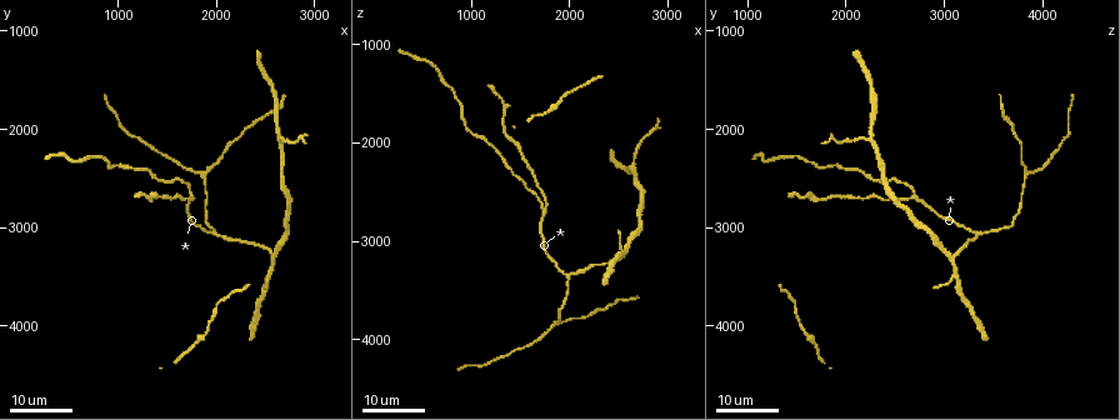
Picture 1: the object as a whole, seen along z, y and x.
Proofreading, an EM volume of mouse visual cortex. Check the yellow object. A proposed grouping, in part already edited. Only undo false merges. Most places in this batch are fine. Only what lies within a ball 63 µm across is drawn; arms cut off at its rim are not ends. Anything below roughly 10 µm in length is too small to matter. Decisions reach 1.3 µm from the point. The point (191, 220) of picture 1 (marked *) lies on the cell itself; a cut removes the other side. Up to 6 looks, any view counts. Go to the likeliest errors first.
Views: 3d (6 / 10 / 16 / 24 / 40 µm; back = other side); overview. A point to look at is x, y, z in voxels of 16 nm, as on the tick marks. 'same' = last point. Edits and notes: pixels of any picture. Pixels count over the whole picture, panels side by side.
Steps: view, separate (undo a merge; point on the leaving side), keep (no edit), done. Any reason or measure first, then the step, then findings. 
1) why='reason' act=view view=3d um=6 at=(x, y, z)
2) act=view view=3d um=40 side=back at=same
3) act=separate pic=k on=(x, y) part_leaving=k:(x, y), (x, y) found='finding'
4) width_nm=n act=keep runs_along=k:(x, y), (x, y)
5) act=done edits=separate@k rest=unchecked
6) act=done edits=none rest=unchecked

why='branch point' act=view view=3d um=16 at=(1880, 2460, 3800)

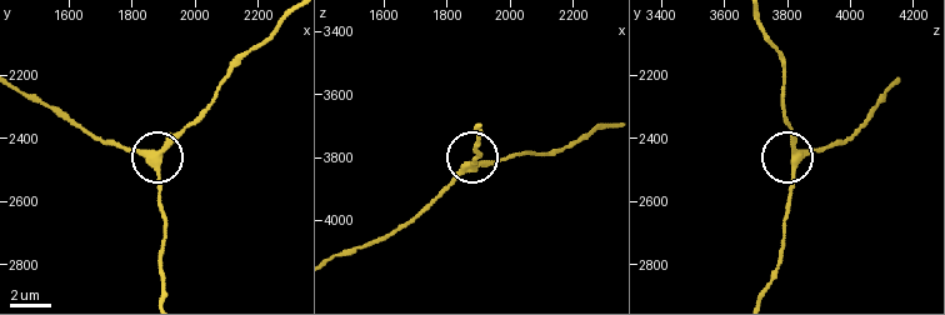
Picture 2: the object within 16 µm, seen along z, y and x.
act=view view=3d um=10 at=(1880, 2440, 3830)

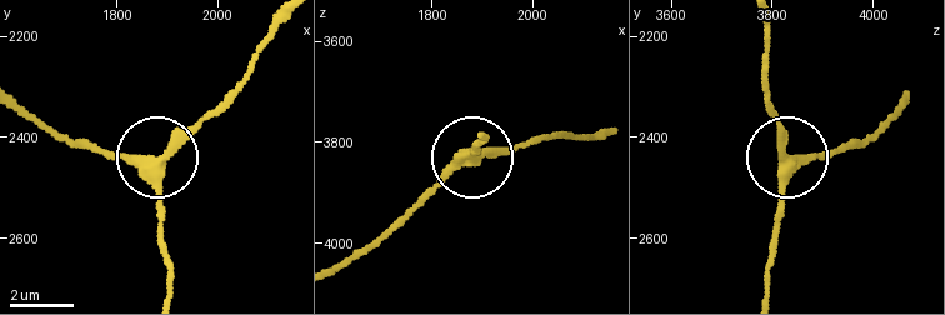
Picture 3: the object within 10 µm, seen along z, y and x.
arms=3 act=keep runs_along=3:(170, 290), (159, 155), (231, 91) found='one cell here'

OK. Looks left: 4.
why='side arm on a straight run' act=view view=3d um=24 at=(2560, 3300, 3060)

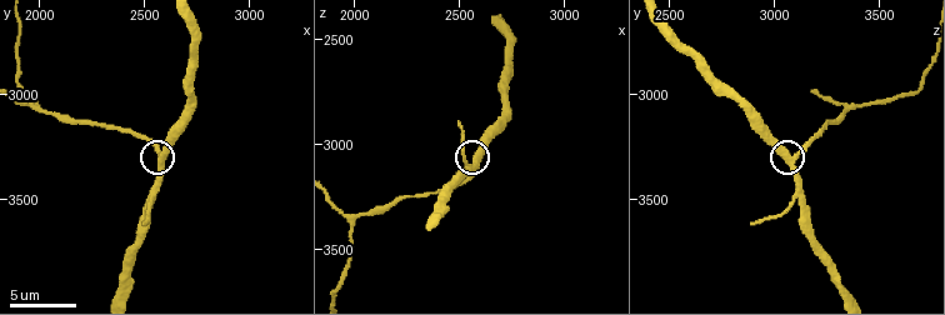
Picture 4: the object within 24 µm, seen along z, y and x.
why='zoom in' act=view view=3d um=10 at=(2580, 3310, 3060)

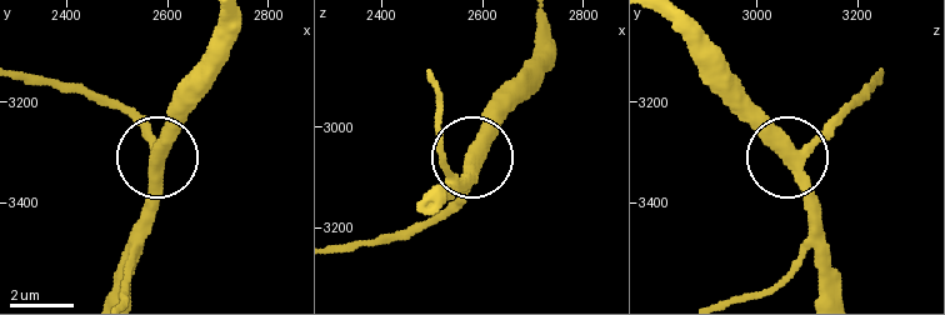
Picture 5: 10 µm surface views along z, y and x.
side_arm_um=34 arms=3 act=keep found='all the same cell'

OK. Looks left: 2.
why='a fork' act=view view=3d um=16 at=(1740, 2660, 2680)

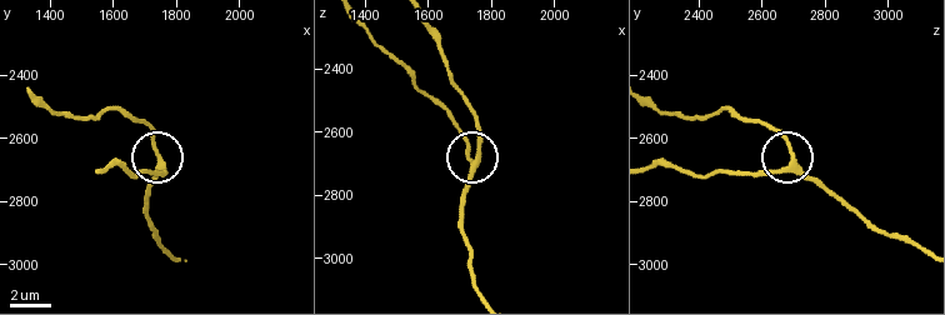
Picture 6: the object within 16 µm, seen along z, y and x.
why='zoom in' act=view view=3d um=6 at=(1750, 2670, 2690)

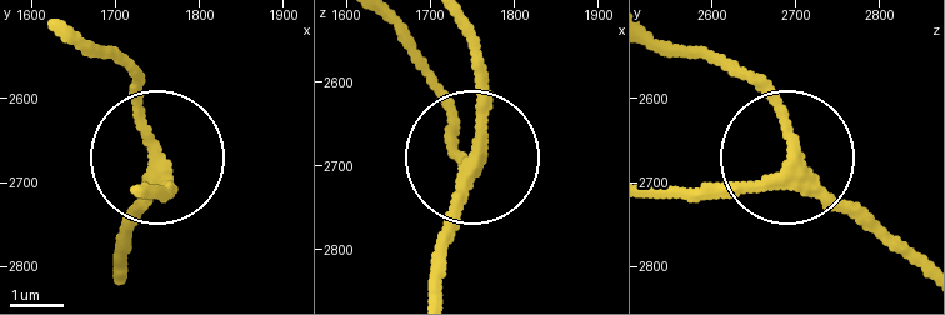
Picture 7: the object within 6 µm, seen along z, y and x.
act=keep runs_along=7:(915, 266), (808, 173), (780, 119), (718, 55) found='continuous, no second cell'

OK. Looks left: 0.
act=done edits=none rest=unchecked

